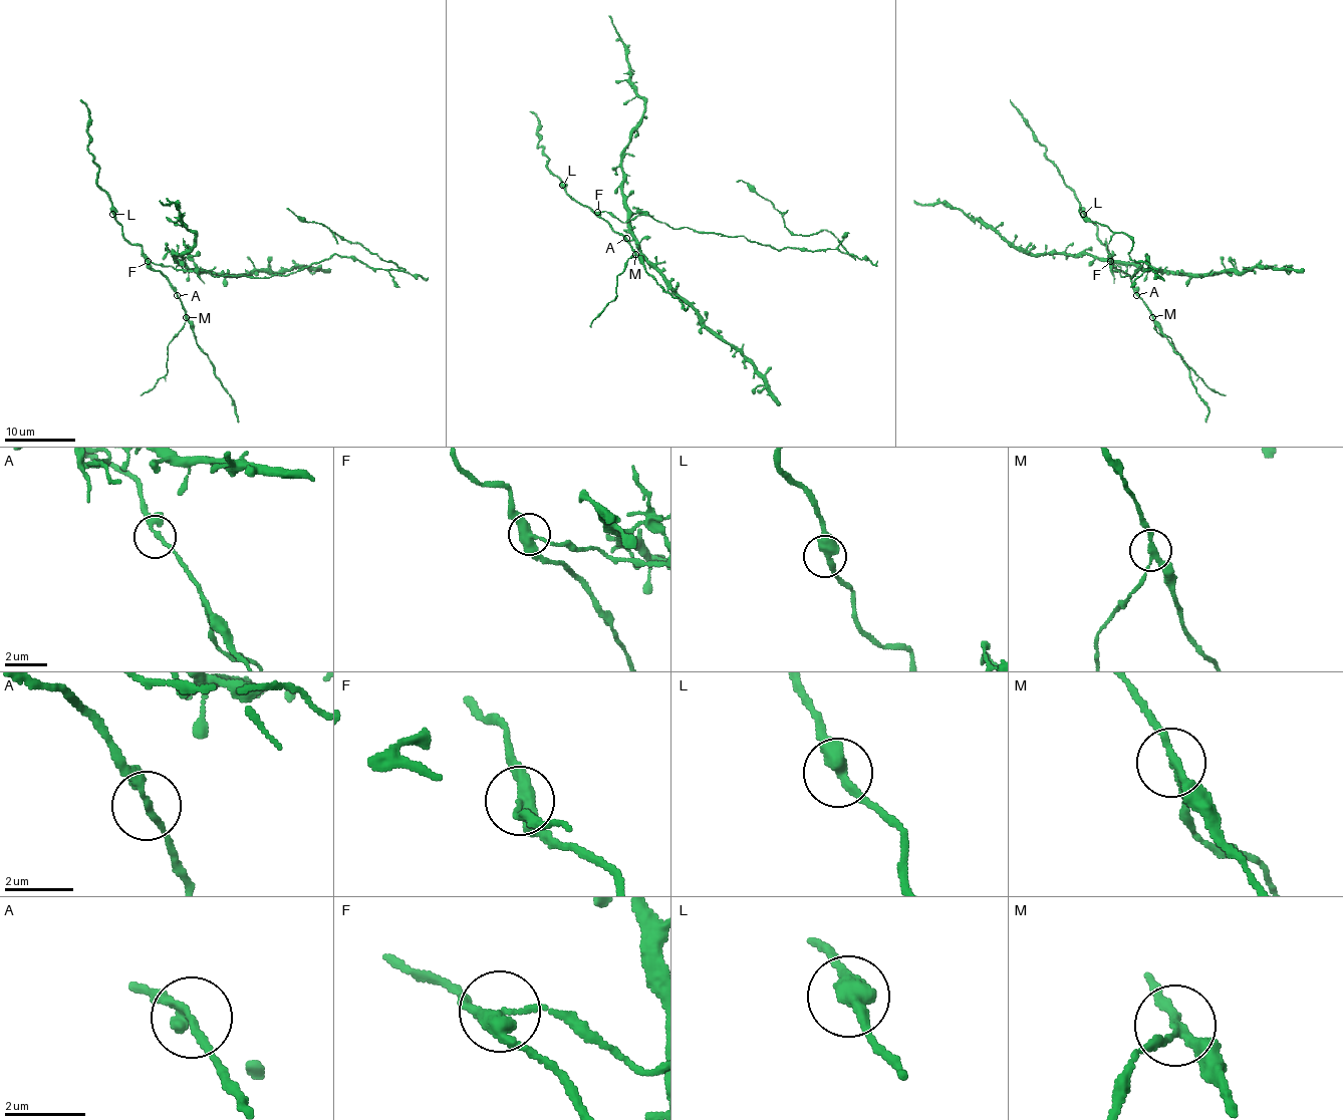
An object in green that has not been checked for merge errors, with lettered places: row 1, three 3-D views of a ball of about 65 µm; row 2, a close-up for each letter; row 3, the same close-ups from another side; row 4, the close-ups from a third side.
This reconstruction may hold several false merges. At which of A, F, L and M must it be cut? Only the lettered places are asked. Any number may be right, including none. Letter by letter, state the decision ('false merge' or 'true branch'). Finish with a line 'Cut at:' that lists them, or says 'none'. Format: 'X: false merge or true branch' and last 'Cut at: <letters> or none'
A: true branch
F: false merge
L: true branch
M: false merge
Cut at: F, M

